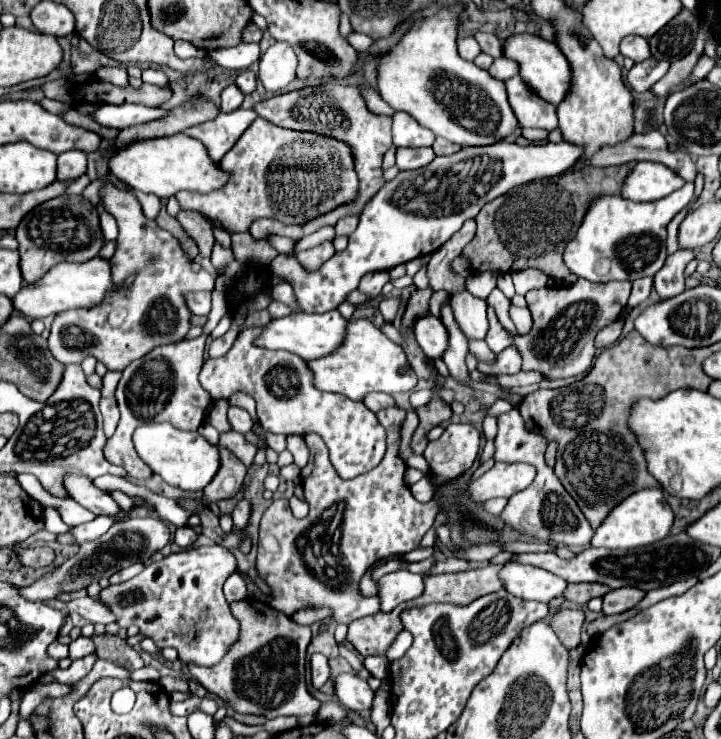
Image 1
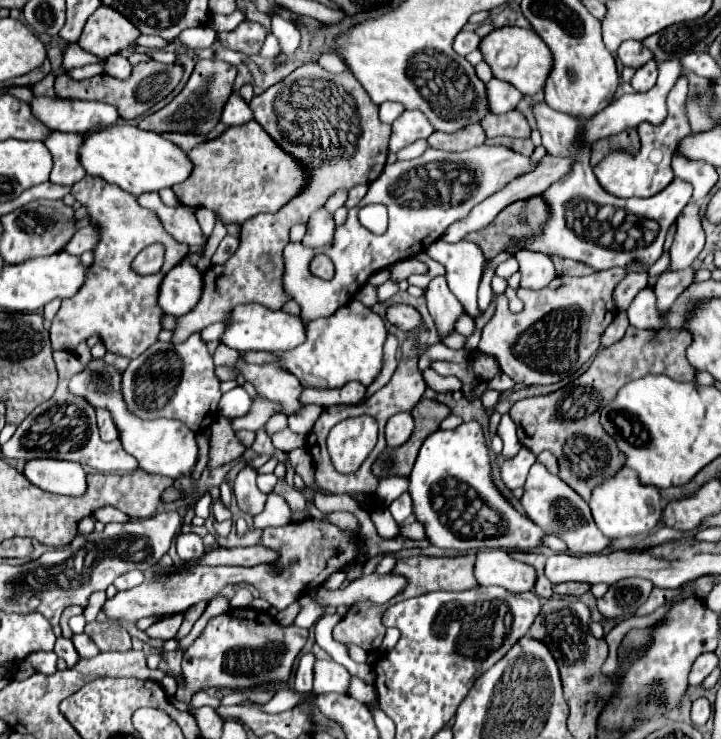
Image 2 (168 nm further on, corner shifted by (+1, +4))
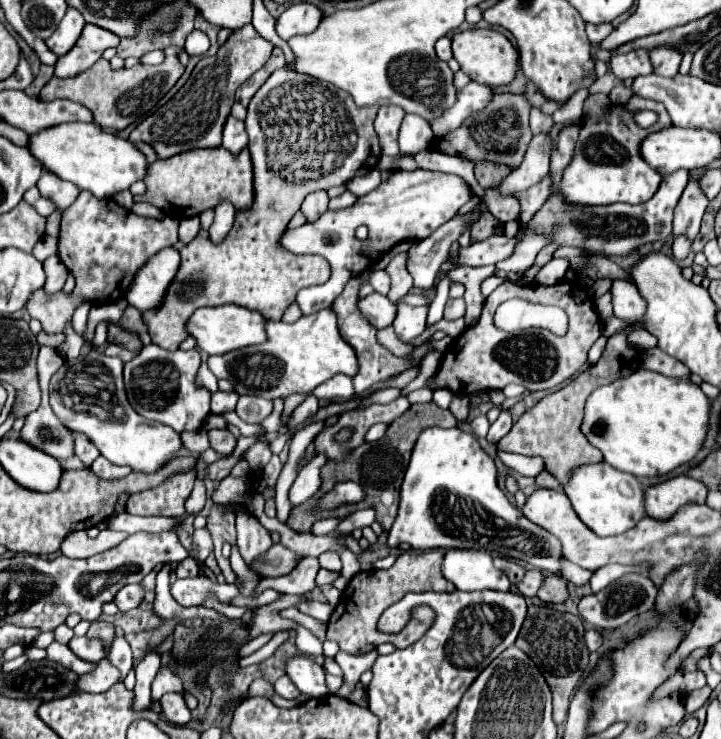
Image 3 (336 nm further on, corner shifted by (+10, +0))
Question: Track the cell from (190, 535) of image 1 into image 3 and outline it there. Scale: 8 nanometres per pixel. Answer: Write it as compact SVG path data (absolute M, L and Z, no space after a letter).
M188 556L186 560L182 560L182 562L178 564L178 568L176 568L176 574L178 574L178 578L196 576L198 572L200 572L200 568L198 568L198 562L196 562L192 556Z

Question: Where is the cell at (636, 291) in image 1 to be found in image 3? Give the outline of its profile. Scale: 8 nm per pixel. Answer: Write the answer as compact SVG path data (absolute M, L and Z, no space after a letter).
M606 292L600 298L596 298L596 312L602 318L610 318L612 316L612 294Z

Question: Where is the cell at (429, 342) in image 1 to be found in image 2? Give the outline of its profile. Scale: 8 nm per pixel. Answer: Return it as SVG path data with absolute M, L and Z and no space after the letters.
M409 304L387 306L385 318L387 318L387 322L391 322L393 326L397 326L399 330L405 330L405 332L413 332L421 326L421 314Z

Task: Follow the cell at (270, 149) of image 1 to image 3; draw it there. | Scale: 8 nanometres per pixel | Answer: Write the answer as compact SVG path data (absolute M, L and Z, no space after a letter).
M202 148L192 152L182 152L166 160L156 160L148 168L148 176L144 178L148 192L142 198L134 198L136 202L144 200L168 216L176 218L190 218L198 216L204 210L216 208L222 200L234 204L236 210L250 210L254 200L254 172L252 172L252 158L248 148L240 152L240 156L232 156L226 148Z

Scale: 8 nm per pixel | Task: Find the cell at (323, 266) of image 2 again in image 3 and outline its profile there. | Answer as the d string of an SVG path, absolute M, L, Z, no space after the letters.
M292 68L276 70L262 88L254 94L248 104L246 114L246 132L250 136L250 156L254 164L254 206L246 212L238 212L234 220L234 228L226 236L224 244L212 244L208 232L200 232L190 244L182 246L180 256L182 264L166 292L164 304L156 312L146 312L144 320L148 324L148 332L152 342L164 350L178 350L178 346L188 338L188 320L202 306L220 306L220 304L238 304L248 306L252 310L264 312L268 320L280 320L286 308L294 302L296 292L308 286L324 284L330 276L328 262L318 255L294 255L280 248L280 236L286 230L290 218L300 210L302 200L310 192L328 190L332 186L342 186L358 174L368 174L378 166L382 148L372 126L378 108L360 108L354 104L348 92L336 88L334 84L324 84L324 80L312 80L312 76L304 76L300 72L292 72Z

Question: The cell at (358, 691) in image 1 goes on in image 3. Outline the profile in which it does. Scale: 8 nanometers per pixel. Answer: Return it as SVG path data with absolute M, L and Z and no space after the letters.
M298 654L290 658L286 664L286 674L296 684L296 688L310 698L320 698L324 694L330 694L326 686L326 670L310 656Z

